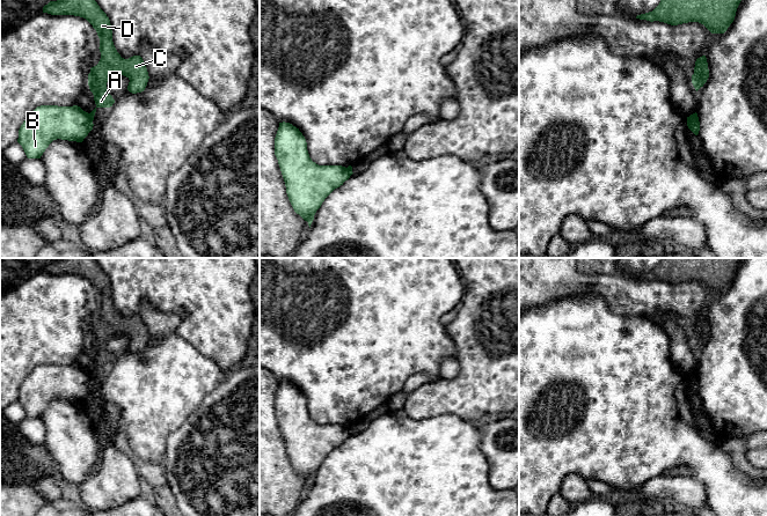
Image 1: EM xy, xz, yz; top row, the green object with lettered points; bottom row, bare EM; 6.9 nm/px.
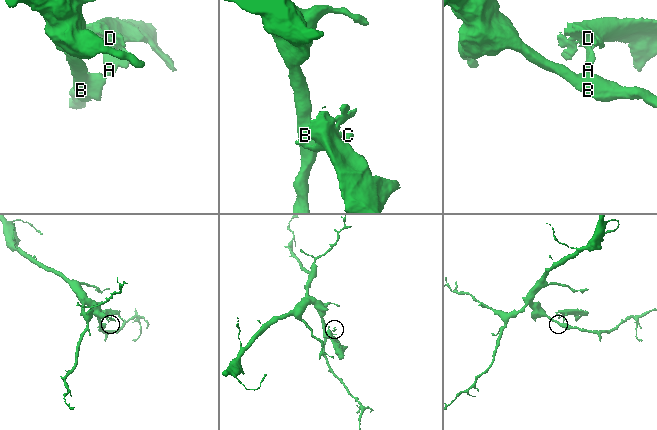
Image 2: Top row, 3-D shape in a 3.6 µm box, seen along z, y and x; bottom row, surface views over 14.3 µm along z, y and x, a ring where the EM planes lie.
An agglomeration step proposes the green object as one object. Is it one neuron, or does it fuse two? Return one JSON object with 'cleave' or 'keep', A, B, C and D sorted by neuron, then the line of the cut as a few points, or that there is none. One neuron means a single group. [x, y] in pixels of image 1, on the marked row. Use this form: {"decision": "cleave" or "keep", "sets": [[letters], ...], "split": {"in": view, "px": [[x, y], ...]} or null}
{"decision": "cleave", "sets": [["A", "C", "D"], ["B"]], "split": {"in": "xy", "px": [[88, 113], [92, 127]]}}

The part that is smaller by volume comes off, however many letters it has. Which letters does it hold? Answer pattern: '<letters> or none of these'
A, C, D

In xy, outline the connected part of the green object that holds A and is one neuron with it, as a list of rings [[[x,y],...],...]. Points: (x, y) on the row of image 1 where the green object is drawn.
[[[95,0],[50,1],[43,7],[43,13],[83,17],[97,32],[101,59],[96,66],[90,68],[88,74],[88,86],[96,104],[96,108],[89,113],[92,127],[96,109],[110,108],[115,103],[107,89],[107,82],[110,78],[116,74],[126,76],[130,80],[127,90],[132,94],[145,90],[149,76],[143,58],[140,56],[133,56],[129,59],[120,57],[112,42],[110,20]]]

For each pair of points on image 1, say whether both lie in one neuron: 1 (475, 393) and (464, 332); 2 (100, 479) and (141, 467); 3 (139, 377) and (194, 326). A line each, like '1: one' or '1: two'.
1: one
2: two
3: two

